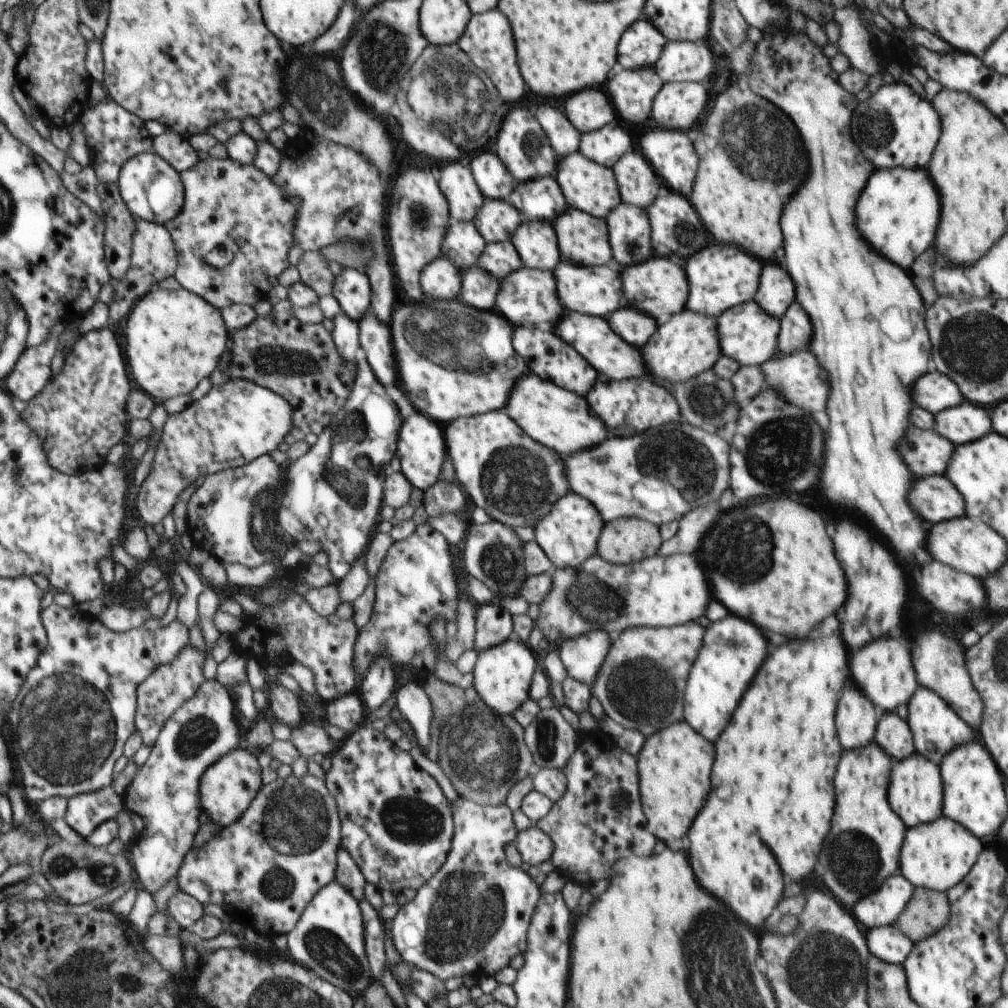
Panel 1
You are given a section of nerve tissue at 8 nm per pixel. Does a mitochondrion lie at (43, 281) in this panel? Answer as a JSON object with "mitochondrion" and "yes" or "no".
{"mitochondrion":"no"}

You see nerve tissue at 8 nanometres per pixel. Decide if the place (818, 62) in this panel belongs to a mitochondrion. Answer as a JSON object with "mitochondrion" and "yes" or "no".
{"mitochondrion":"no"}

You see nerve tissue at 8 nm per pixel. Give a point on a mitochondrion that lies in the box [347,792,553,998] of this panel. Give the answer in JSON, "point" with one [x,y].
{"point":[467,909]}

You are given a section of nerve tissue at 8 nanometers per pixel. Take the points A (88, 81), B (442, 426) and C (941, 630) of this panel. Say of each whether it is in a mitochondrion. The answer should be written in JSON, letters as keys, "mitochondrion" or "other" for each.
{"A":"other","B":"other","C":"other"}

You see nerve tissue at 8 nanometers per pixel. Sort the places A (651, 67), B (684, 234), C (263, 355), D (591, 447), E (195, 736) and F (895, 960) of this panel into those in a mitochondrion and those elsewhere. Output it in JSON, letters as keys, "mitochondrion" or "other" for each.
{"A":"other","B":"mitochondrion","C":"mitochondrion","D":"other","E":"mitochondrion","F":"other"}

